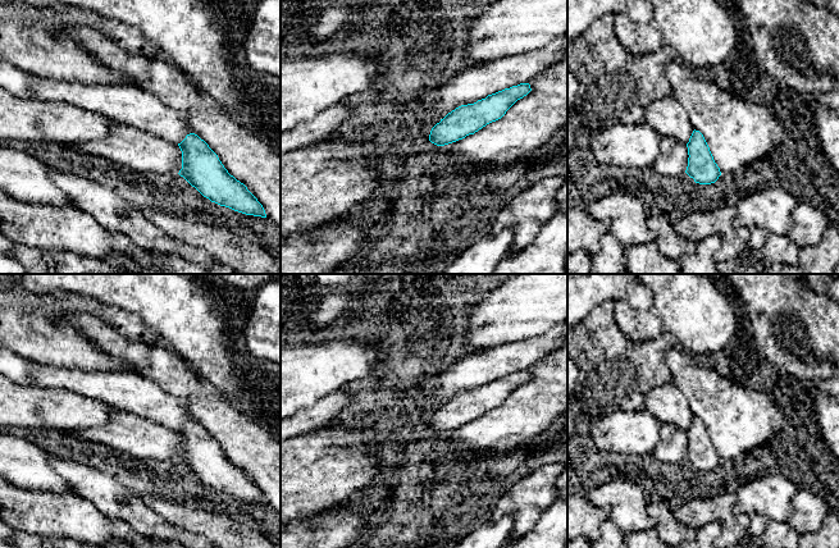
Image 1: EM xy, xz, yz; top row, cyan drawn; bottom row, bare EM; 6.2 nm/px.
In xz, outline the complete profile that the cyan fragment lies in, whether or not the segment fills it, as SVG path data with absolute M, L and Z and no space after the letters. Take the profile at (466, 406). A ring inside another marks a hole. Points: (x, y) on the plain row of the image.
M520 370L488 382L474 391L461 392L432 415L429 428L437 433L444 433L474 421L487 411L501 406L517 387L530 378L529 370Z

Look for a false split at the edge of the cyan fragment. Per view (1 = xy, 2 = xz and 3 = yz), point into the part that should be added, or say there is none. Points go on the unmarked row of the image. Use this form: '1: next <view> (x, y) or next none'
1: next none
2: next none
3: next none

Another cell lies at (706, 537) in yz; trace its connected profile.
M720 521L710 522L697 529L697 536L693 540L684 542L679 548L716 548L715 542L722 530Z

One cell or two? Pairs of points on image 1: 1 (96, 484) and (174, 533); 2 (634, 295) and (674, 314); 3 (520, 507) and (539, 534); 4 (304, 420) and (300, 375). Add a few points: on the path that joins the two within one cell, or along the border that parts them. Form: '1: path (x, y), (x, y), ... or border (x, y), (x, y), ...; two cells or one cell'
1: path (115, 502), (130, 507), (146, 523), (155, 526); one cell
2: border (653, 292), (648, 309), (633, 309), (623, 300); two cells
3: border (552, 502), (521, 534); two cells
4: border (328, 394), (293, 415); two cells

